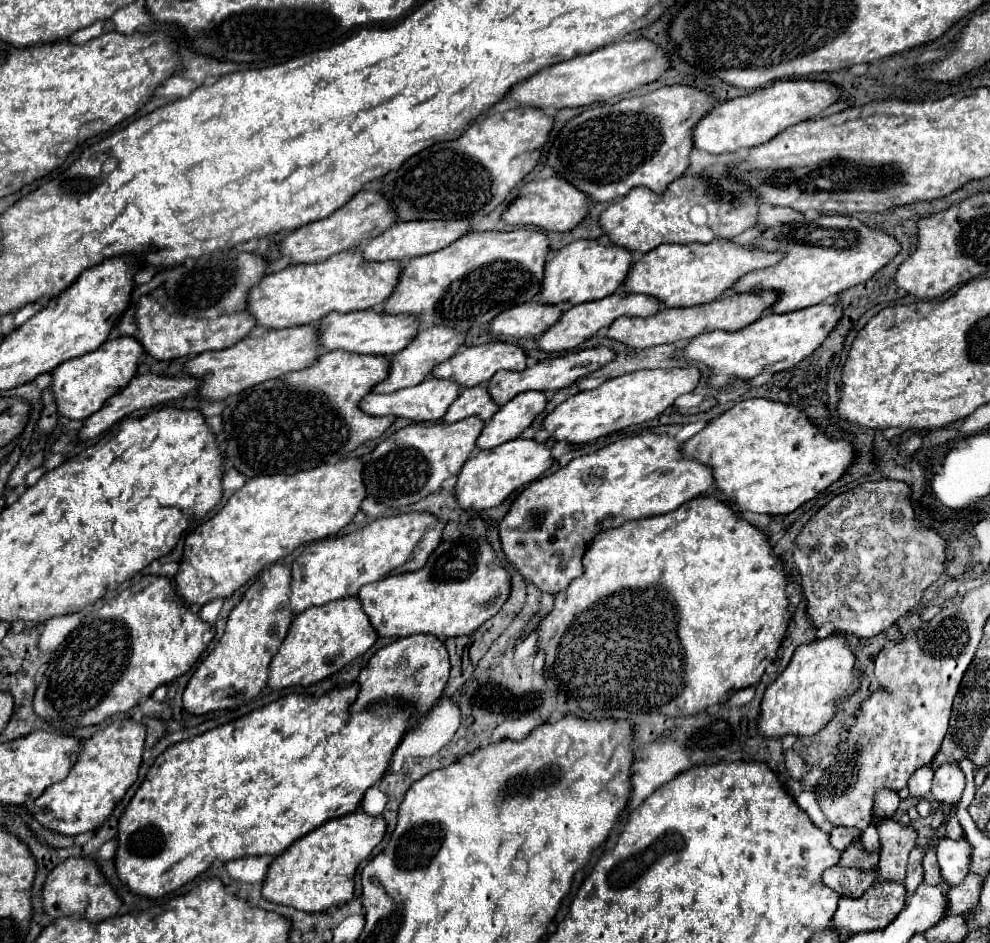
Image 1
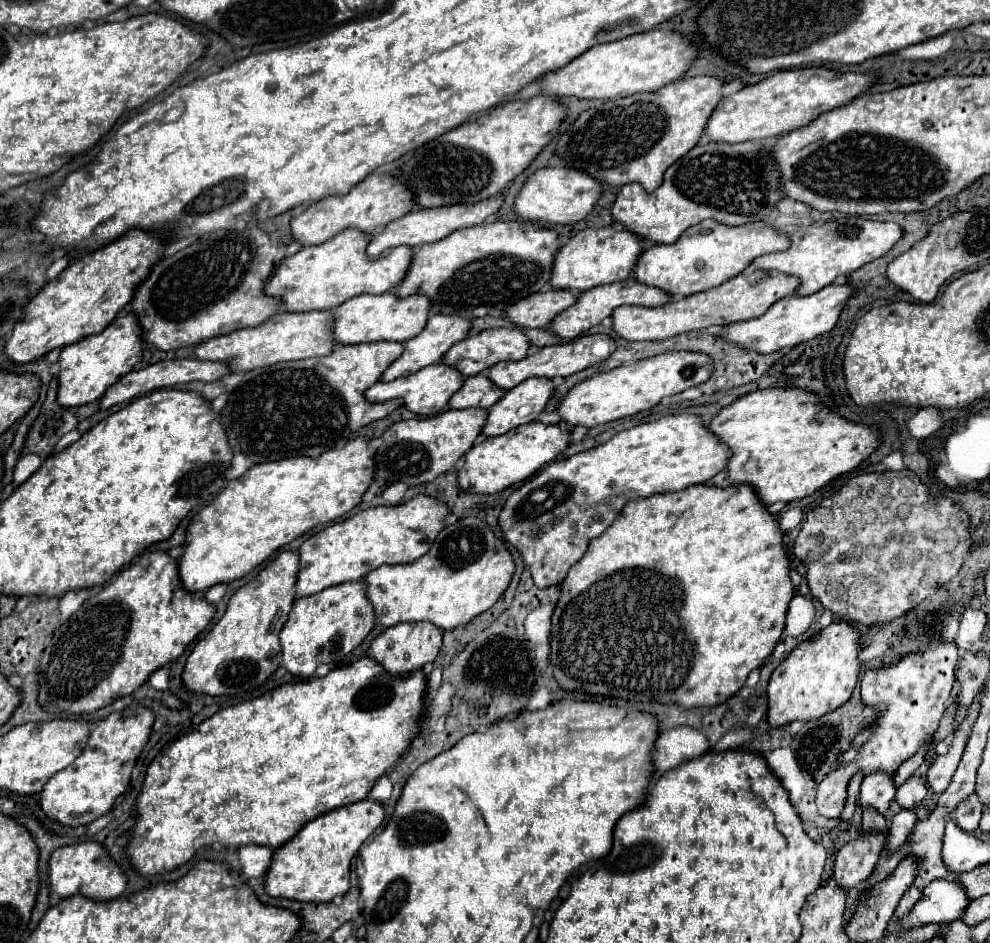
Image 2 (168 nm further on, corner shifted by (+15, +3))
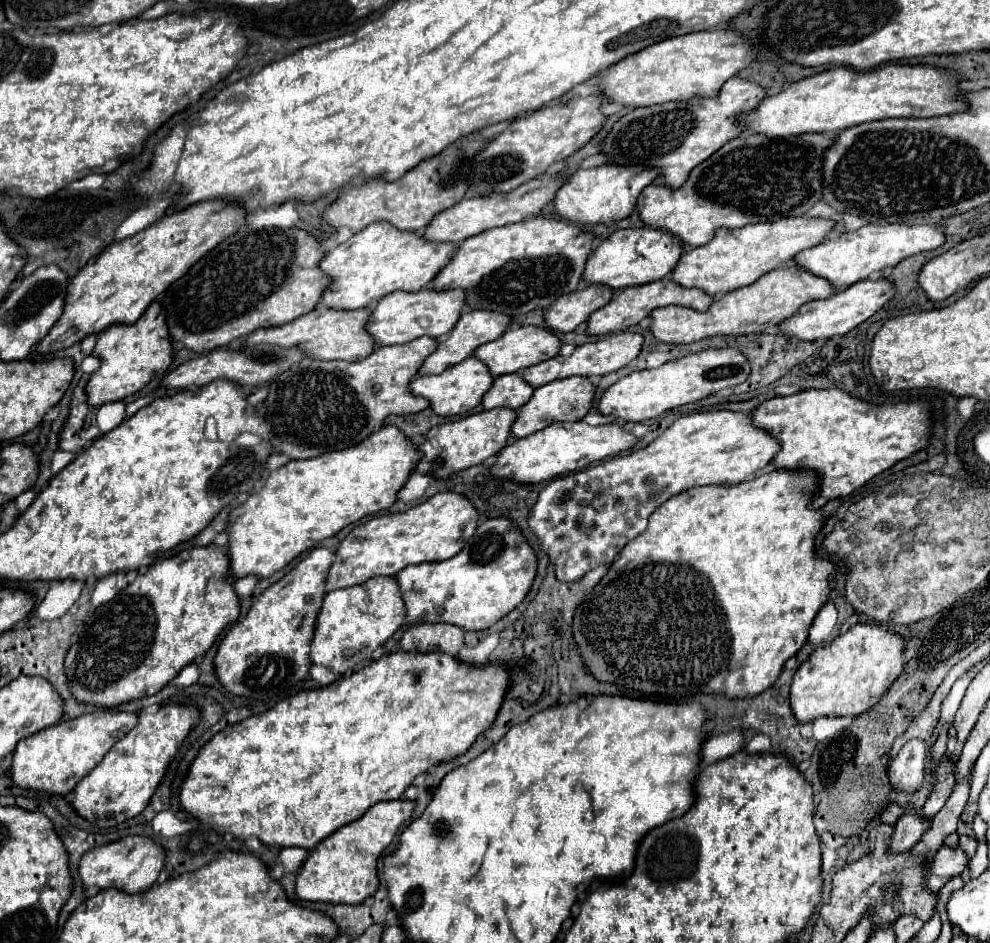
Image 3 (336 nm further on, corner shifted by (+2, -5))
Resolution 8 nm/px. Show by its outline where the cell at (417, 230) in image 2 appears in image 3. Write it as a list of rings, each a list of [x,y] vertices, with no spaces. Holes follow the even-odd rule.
[[[544,174],[540,178],[534,178],[526,184],[522,184],[518,190],[512,190],[510,194],[490,194],[486,198],[462,198],[462,202],[446,208],[436,218],[432,218],[432,222],[424,228],[422,238],[434,240],[434,242],[458,244],[470,236],[476,236],[478,232],[514,224],[514,222],[524,220],[526,216],[536,216],[542,210],[542,206],[552,202],[554,190],[558,190],[560,184],[562,184],[562,180],[556,174]]]

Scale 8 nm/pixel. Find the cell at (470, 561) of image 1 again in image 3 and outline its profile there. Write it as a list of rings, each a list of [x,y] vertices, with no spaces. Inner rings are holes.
[[[506,518],[486,520],[476,528],[474,536],[456,556],[442,562],[408,566],[396,574],[396,582],[400,586],[400,594],[406,606],[404,624],[410,626],[422,622],[448,622],[464,628],[466,632],[486,630],[524,600],[534,582],[534,576],[536,576],[536,554],[532,552],[530,544],[522,538],[522,534],[516,530],[516,526]]]

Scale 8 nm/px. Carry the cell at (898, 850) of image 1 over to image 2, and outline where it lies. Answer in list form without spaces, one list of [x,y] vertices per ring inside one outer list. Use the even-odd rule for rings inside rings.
[[[905,808],[899,814],[895,814],[891,828],[889,828],[889,834],[887,834],[887,850],[901,846],[907,840],[909,830],[913,830],[915,822],[917,822],[917,814],[911,808]]]

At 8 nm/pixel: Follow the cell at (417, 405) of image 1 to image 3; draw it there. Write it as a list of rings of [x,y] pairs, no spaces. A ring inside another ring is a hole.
[[[470,356],[462,364],[456,364],[448,370],[444,370],[442,374],[422,376],[422,378],[412,380],[410,392],[414,396],[426,398],[430,402],[430,408],[440,416],[460,416],[460,414],[468,414],[482,402],[482,396],[492,386],[492,380],[494,378],[490,376],[488,368],[482,362],[478,362],[474,356]]]

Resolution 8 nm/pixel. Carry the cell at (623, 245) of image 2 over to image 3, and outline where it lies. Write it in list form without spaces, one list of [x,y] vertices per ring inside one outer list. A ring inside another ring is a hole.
[[[656,228],[616,230],[612,236],[602,240],[598,248],[590,252],[582,280],[586,284],[604,284],[610,286],[612,290],[656,282],[668,276],[668,272],[672,272],[680,254],[682,254],[682,244],[678,242],[678,238],[670,236],[664,230]]]

